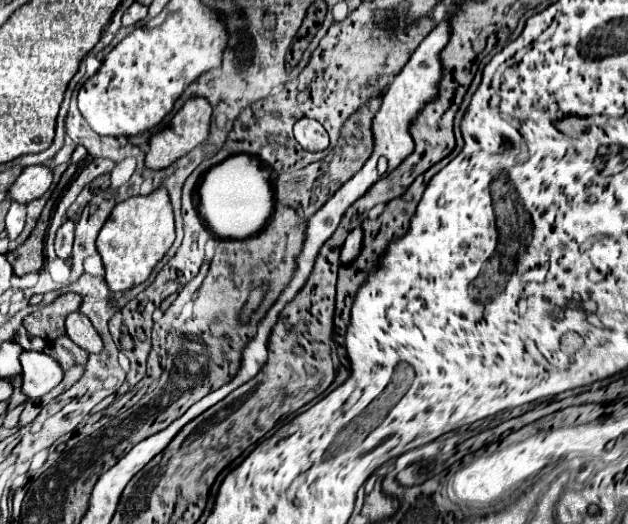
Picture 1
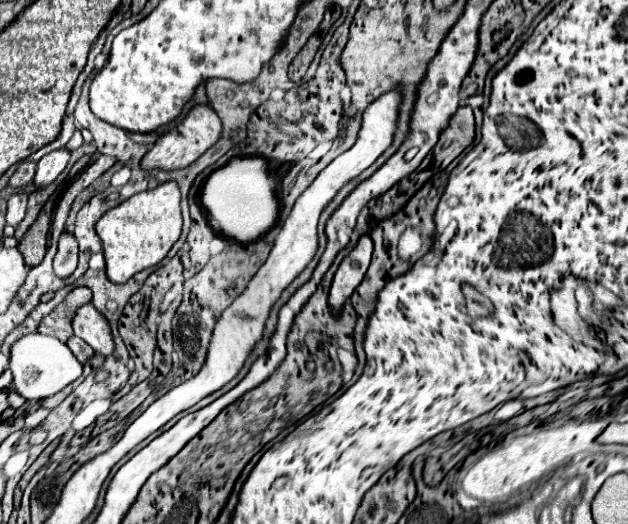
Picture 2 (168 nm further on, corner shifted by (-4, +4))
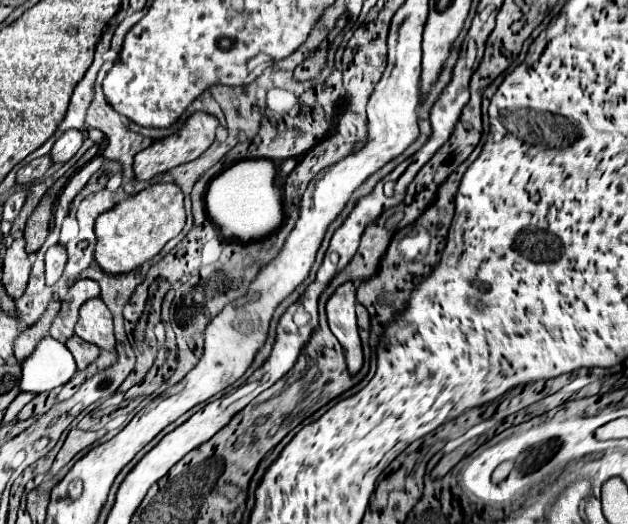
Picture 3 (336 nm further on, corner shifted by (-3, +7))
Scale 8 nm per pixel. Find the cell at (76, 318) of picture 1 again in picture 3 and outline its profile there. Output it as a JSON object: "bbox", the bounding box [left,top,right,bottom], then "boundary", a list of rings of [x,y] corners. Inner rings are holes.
{"bbox":[75,297,115,351],"boundary":[[[99,297],[89,299],[79,309],[79,321],[75,325],[75,335],[79,335],[83,341],[97,345],[99,349],[105,349],[105,351],[115,349],[111,311]]]}

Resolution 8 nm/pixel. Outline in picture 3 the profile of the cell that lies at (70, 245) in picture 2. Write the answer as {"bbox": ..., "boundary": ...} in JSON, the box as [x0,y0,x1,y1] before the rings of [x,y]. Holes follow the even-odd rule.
{"bbox":[45,245,67,287],"boundary":[[[53,245],[47,253],[45,253],[45,281],[47,287],[55,285],[65,269],[67,263],[67,253],[63,245]]]}

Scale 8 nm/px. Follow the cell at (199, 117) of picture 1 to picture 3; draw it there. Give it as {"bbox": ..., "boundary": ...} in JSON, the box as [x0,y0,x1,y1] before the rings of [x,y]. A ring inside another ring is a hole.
{"bbox":[133,111,219,181],"boundary":[[[201,111],[193,113],[187,119],[187,123],[183,125],[183,129],[179,133],[169,135],[165,139],[159,139],[159,141],[155,141],[153,145],[149,145],[147,149],[143,149],[143,151],[139,151],[135,155],[135,163],[133,163],[135,177],[139,177],[139,181],[149,181],[157,173],[165,173],[165,171],[169,171],[169,169],[173,169],[177,165],[183,165],[187,161],[197,159],[215,141],[215,129],[217,129],[217,125],[219,125],[219,121],[213,115],[201,113]]]}

